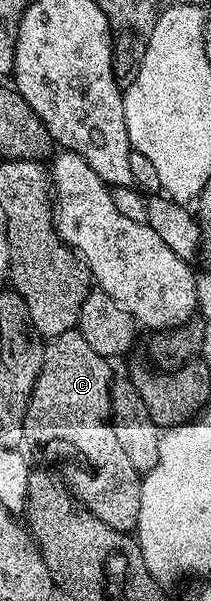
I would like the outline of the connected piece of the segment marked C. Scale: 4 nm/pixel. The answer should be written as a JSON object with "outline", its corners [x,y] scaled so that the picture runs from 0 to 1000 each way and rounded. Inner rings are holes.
{"outline":[[[469,591],[455,604],[436,597],[265,597],[265,604],[209,604],[180,621],[180,634],[152,649],[152,659],[114,696],[114,729],[128,742],[171,749],[190,764],[227,770],[270,770],[275,789],[303,799],[308,810],[341,819],[379,842],[408,845],[464,867],[502,867],[521,880],[640,885],[664,845],[668,785],[616,774],[597,754],[531,712],[531,676],[512,646],[540,629],[540,619],[512,612],[517,599]]]}

